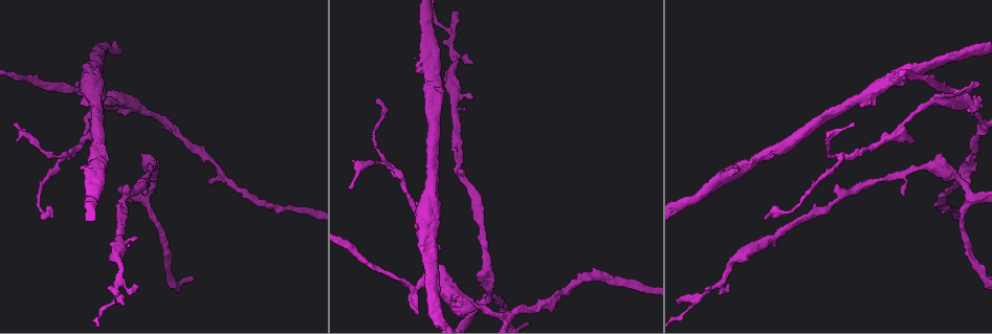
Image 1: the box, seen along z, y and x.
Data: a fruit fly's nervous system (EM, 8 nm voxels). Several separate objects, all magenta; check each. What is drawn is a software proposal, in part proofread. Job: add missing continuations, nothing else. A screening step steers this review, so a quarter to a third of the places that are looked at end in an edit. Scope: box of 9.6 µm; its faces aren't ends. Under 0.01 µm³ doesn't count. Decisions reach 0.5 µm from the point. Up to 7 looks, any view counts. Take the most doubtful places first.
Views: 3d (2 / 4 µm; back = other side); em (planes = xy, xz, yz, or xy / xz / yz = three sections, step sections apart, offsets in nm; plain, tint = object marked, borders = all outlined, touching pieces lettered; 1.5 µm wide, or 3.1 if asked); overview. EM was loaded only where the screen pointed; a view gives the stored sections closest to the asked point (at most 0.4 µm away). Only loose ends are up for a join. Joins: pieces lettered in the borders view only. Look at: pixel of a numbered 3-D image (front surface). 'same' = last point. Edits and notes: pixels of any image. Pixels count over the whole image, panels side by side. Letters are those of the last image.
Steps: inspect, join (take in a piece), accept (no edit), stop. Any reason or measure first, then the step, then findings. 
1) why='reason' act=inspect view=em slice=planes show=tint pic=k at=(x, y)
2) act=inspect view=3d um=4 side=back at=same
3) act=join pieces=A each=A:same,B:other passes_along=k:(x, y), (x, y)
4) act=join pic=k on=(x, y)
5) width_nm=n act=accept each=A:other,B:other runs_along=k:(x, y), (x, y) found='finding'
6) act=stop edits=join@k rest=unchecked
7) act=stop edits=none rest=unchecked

why='branch stops here' act=inspect view=3d um=4 pic=1 at=(143, 194)

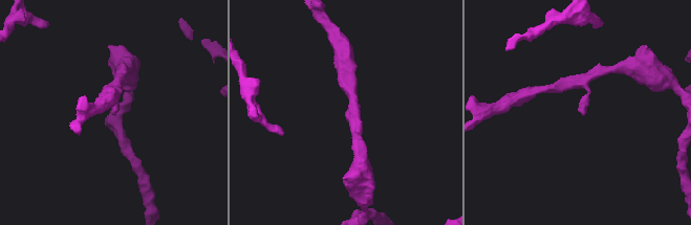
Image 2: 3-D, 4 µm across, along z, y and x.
act=inspect view=em slice=xz step=4 show=borders pic=2 at=(113, 114)

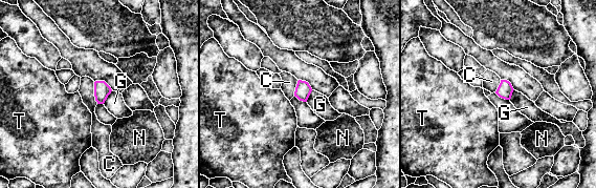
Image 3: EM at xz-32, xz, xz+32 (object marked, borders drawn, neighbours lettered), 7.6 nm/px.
why='another direction' act=inspect view=em slice=planes show=borders at=same

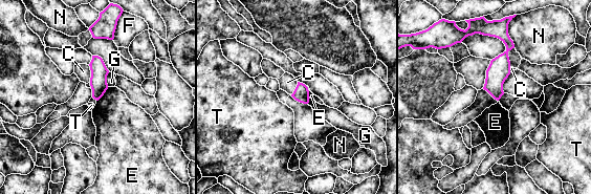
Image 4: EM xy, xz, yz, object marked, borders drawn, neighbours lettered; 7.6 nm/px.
width_nm=120 act=accept each=C:other,E:other,F:other,G:other,N:other,T:other border=4:(504, 93), (498, 100) found='none of them fits'

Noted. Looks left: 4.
why='branch stops here' act=inspect view=em slice=xz step=4 show=borders pic=1 at=(439, 250)

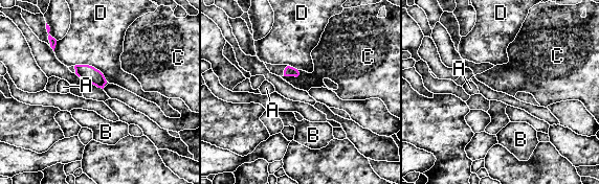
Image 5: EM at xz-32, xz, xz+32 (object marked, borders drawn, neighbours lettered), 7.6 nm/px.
act=inspect view=em slice=planes show=borders at=same

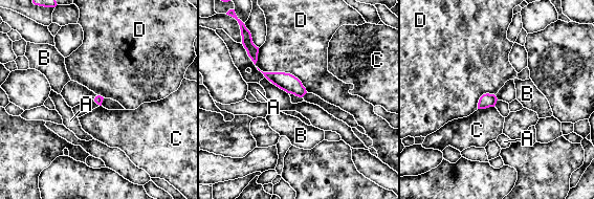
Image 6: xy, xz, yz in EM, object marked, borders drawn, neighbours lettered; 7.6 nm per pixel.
act=accept each=A:other,B:other,C:other,D:other found='none of them fits'

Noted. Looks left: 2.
why='branch stops here' act=inspect view=em slice=planes show=borders pic=1 at=(208, 183)

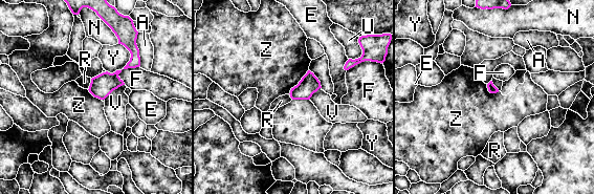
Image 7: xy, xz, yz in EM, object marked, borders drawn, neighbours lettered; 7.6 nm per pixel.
act=accept each=A:other,E:other,F:other,N:other,R:other,U:other,V:other,Y:other,Z:other found='no lettered piece goes on from it'

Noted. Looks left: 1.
act=stop edits=none rest=unchecked

